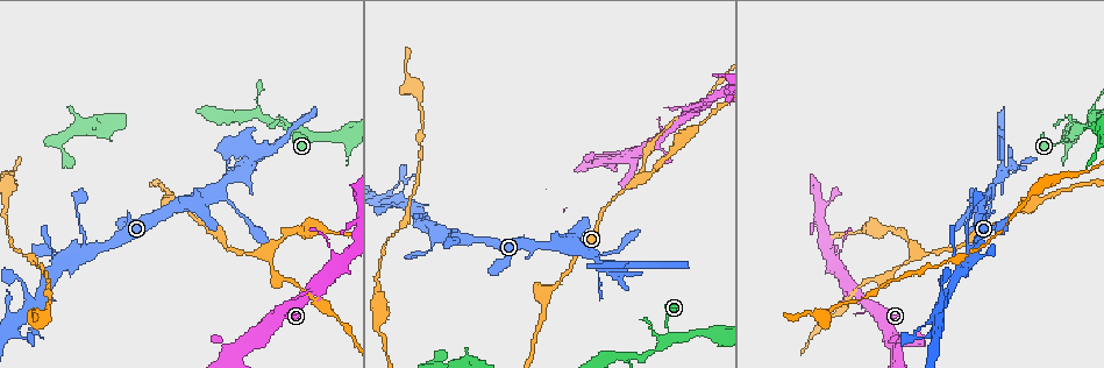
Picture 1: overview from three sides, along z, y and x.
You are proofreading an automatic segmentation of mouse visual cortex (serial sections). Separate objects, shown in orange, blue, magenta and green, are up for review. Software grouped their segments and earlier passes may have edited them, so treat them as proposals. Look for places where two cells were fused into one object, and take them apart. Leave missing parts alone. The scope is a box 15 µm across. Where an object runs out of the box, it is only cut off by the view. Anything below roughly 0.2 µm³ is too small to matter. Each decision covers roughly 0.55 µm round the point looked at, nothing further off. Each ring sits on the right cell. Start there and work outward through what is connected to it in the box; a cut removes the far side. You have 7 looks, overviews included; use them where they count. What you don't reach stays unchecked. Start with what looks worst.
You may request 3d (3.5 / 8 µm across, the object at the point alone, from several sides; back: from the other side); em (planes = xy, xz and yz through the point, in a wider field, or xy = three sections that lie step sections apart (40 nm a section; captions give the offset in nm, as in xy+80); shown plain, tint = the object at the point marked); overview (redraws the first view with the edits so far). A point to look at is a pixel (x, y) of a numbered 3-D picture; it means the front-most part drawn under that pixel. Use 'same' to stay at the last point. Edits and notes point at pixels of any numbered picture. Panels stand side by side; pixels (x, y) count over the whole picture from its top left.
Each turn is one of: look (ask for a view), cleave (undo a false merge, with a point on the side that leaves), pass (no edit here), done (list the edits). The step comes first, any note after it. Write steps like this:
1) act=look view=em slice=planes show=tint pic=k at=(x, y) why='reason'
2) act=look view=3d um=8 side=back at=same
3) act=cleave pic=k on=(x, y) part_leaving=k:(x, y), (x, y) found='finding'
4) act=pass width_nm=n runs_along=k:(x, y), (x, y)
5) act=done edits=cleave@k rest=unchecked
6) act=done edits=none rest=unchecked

act=look view=3d um=3.5 pic=1 at=(252, 161) why='calibre changes'

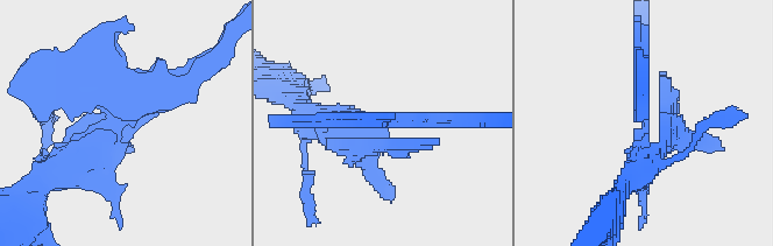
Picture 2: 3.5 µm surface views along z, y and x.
act=look view=em slice=xy step=2 show=tint pic=2 at=(644, 124)

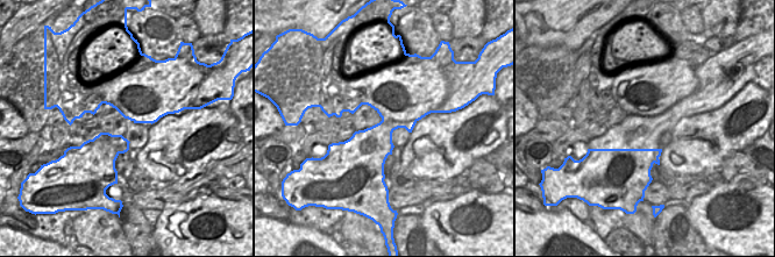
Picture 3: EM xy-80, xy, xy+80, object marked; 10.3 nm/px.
act=pass width_nm=420 runs_along=2:(55, 169), (184, 83) found='one cell here'

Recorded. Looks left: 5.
act=look view=3d um=3.5 side=back pic=1 at=(1088, 111) why='small branch off a trunk'

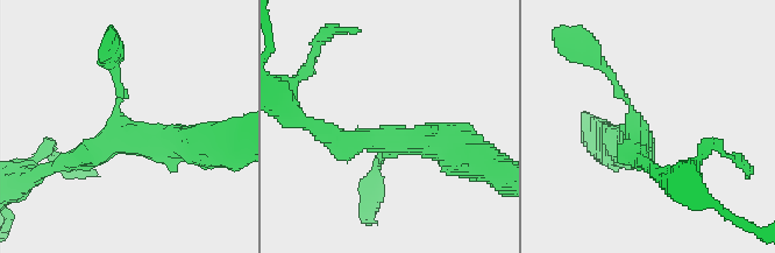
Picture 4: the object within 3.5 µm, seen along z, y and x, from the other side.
act=look view=em slice=xy step=3 show=tint pic=4 at=(118, 139) arms=3 arm_widths_nm=100,200,350

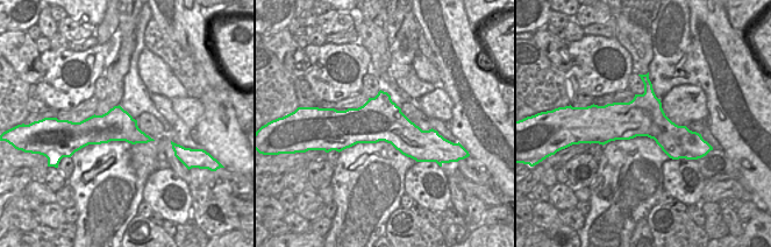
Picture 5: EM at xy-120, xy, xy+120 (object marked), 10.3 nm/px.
act=pass found='continuous, no second cell'

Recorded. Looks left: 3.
act=look view=3d um=3.5 pic=1 at=(639, 178) why='three-way junction'

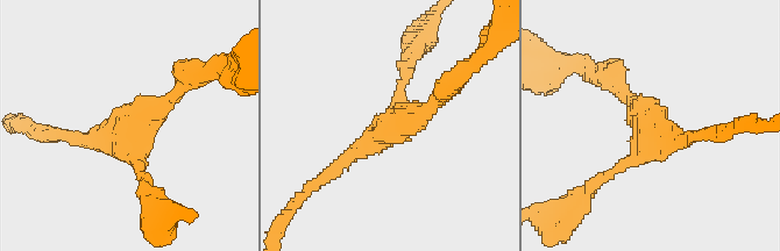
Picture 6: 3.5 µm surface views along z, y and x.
act=look view=em slice=xy step=2 show=tint pic=6 at=(650, 138) arms=3 arm_widths_nm=150,200,250 why='need the tissue'

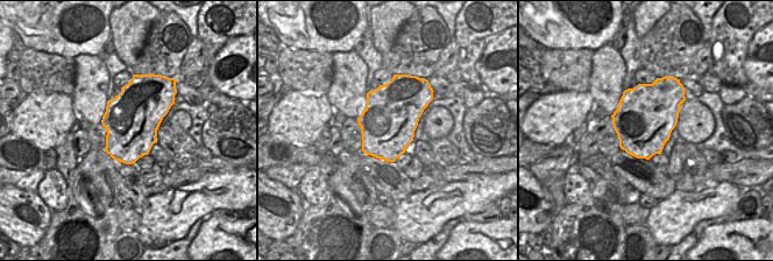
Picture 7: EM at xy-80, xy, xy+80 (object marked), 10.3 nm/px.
act=pass runs_along=6:(324, 176), (441, 95) found='one cell here'

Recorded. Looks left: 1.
act=done edits=none rest=unchecked

